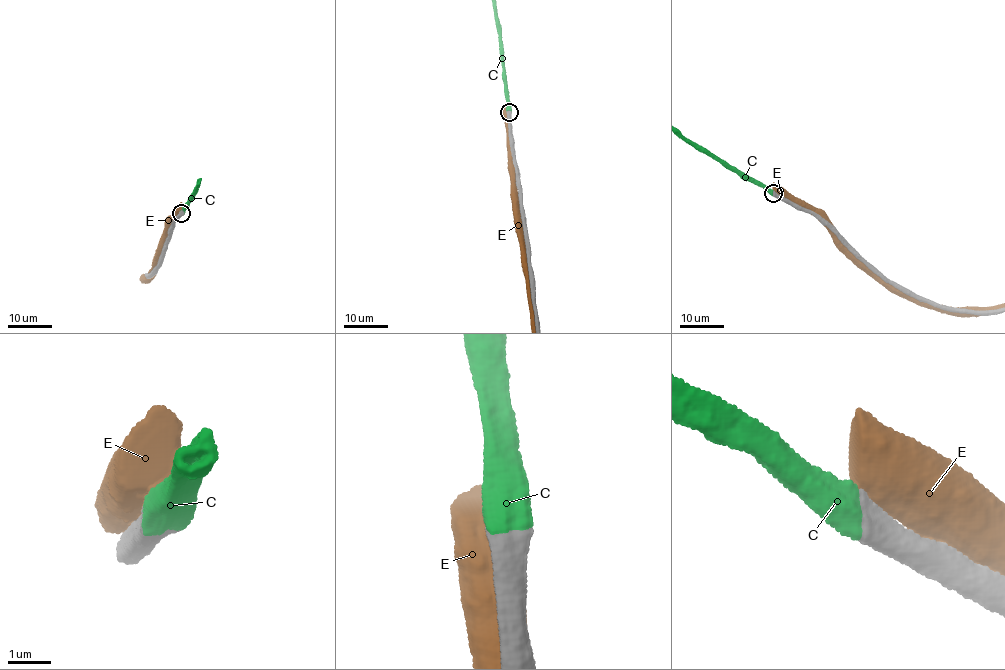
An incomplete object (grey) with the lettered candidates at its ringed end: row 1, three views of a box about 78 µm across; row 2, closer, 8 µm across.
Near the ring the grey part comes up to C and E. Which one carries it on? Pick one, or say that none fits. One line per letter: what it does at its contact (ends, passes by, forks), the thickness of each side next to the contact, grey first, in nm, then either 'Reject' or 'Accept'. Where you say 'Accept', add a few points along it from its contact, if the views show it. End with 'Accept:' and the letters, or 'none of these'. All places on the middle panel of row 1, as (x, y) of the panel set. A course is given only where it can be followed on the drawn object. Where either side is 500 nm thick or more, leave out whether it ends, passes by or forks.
C: Thickness 700 nm (grey) against 750 nm. Accept
E: Thickness 550 nm (grey) against 750 nm. Reject
Accept: C

